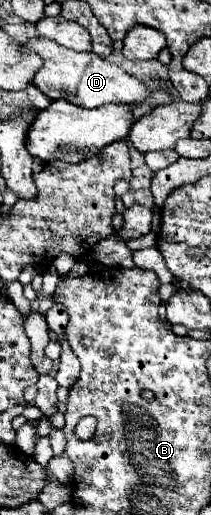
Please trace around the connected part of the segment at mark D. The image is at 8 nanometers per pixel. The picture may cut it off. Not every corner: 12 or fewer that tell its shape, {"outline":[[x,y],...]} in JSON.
{"outline":[[55,41],[43,57],[35,87],[85,109],[139,105],[149,89],[119,65]]}

